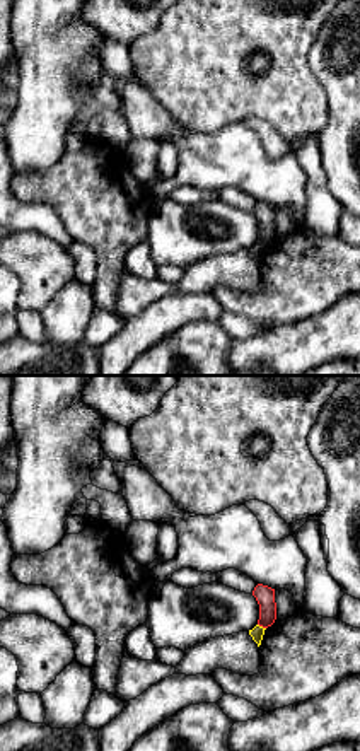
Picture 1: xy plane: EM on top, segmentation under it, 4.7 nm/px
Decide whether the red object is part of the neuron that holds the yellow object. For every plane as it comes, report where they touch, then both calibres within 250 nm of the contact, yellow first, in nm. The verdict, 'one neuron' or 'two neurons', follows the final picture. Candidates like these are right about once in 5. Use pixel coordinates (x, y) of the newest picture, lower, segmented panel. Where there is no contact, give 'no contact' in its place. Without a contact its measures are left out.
meets yellow at (261, 627); 60 nm thick on the yellow side, 90 nm on the other

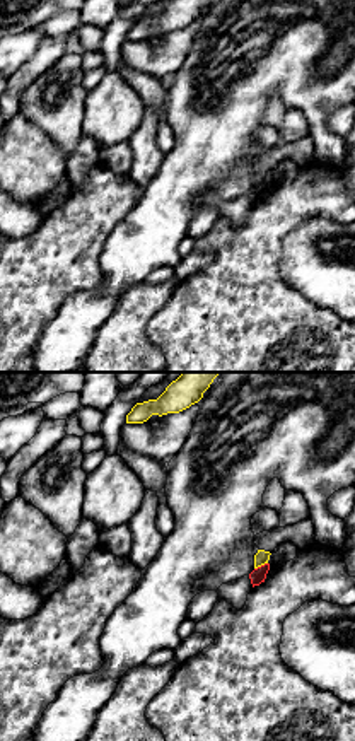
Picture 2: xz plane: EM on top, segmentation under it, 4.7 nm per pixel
meets yellow at (260, 565); 70 nm thick on the yellow side, 70 nm on the other

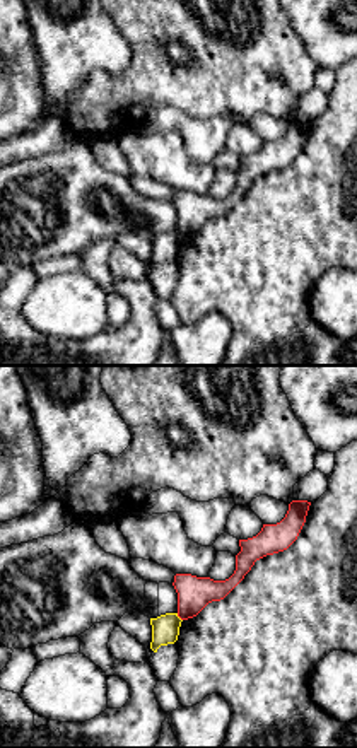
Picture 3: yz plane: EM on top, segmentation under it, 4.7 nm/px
meets yellow at (178, 617); 130 nm thick on the yellow side, 160 nm on the other

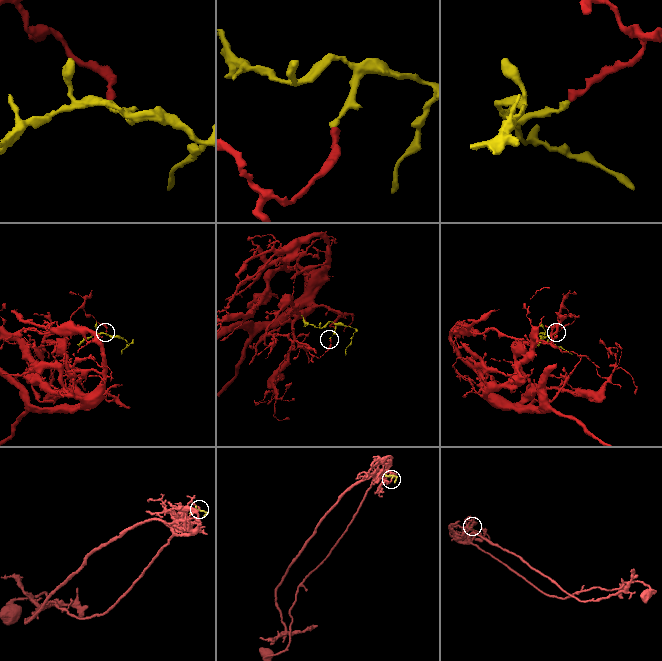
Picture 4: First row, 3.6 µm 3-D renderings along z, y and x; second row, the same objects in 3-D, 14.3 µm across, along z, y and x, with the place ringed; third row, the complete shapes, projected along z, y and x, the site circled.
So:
two neurons

